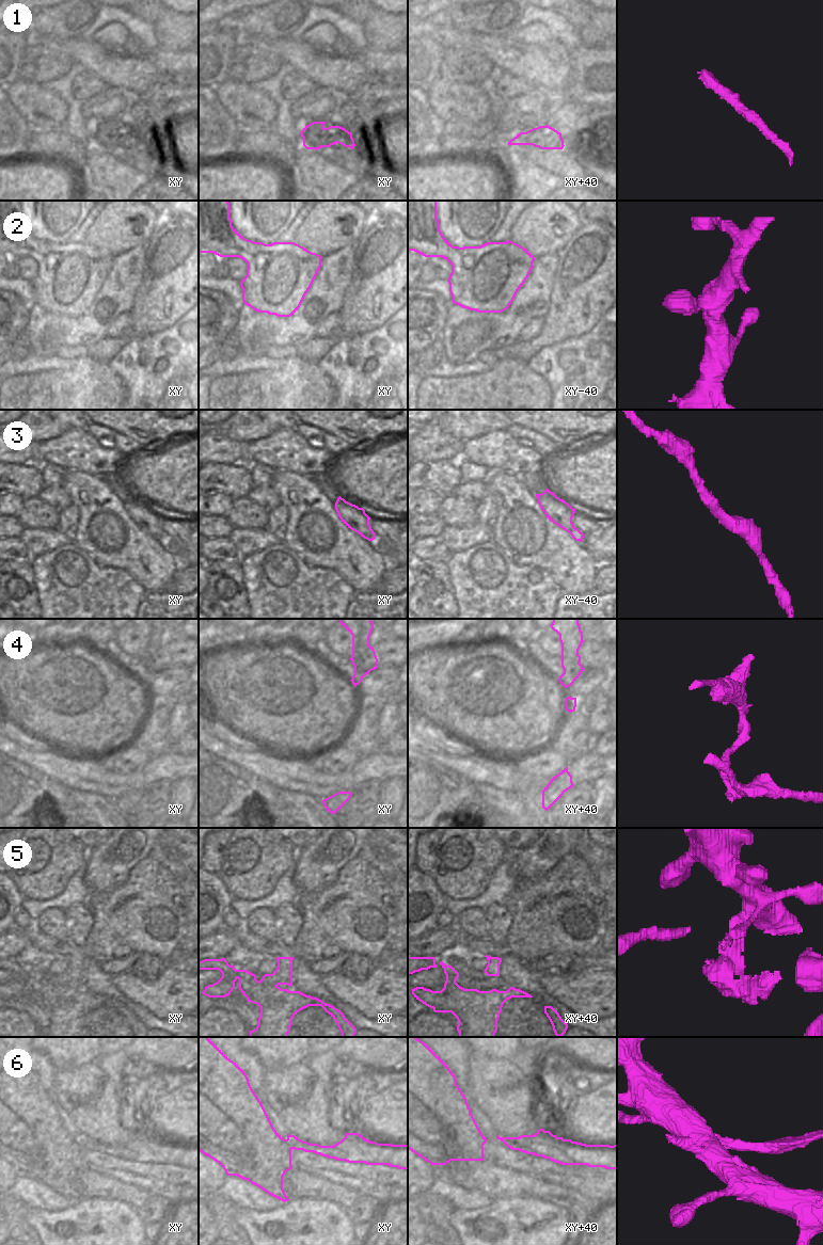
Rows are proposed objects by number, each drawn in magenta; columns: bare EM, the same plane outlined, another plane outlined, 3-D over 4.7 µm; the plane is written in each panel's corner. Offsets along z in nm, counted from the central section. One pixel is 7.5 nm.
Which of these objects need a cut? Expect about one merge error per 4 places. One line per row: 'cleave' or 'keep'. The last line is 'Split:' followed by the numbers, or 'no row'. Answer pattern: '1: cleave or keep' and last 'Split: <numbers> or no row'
1: keep
2: keep
3: keep
4: cleave
5: keep
6: cleave
Split: 4, 6

